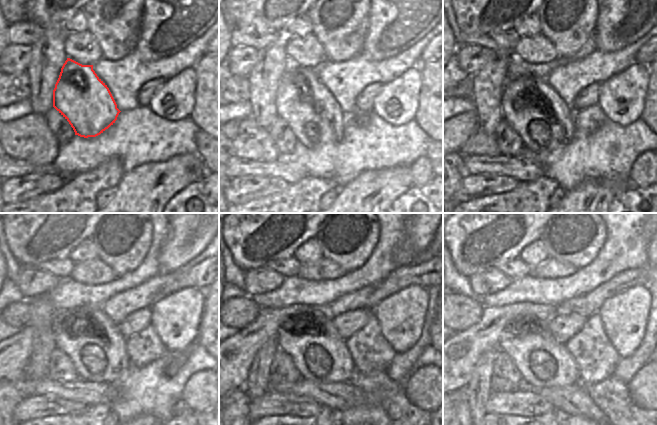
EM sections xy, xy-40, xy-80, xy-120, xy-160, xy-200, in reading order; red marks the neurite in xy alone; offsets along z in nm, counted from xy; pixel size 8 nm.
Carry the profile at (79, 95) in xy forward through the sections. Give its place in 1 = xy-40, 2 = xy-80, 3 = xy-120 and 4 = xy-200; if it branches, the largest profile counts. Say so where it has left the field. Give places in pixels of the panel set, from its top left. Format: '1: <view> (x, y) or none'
1: xy-40 (311, 111)
2: xy-80 (544, 122)
3: xy-120 (99, 355)
4: xy-200 (542, 362)

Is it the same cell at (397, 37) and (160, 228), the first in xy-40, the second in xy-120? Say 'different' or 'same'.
different

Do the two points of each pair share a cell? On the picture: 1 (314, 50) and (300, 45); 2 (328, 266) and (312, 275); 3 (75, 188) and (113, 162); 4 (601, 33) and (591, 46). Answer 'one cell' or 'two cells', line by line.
1: one cell
2: one cell
3: one cell
4: two cells

